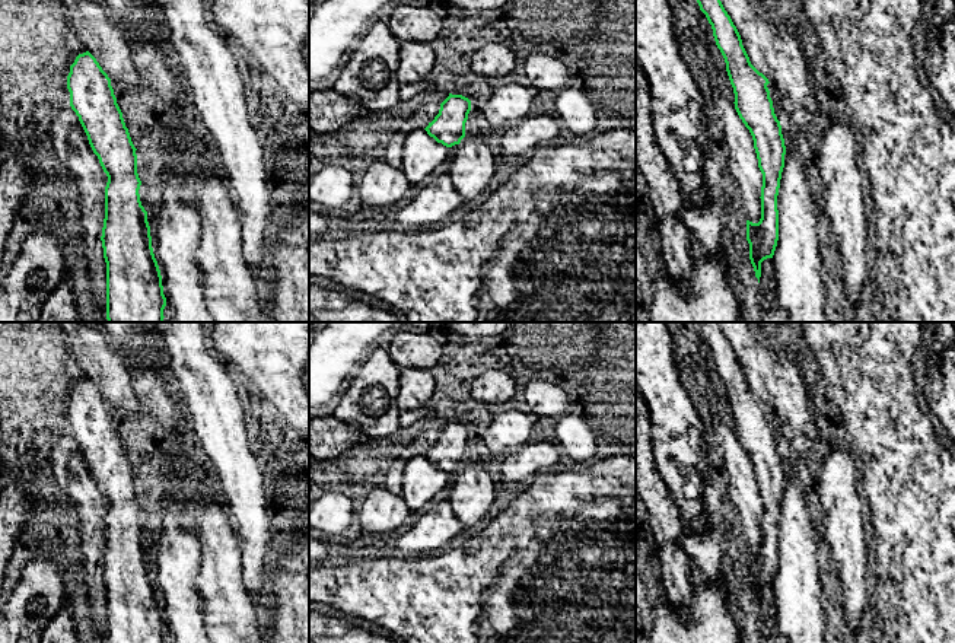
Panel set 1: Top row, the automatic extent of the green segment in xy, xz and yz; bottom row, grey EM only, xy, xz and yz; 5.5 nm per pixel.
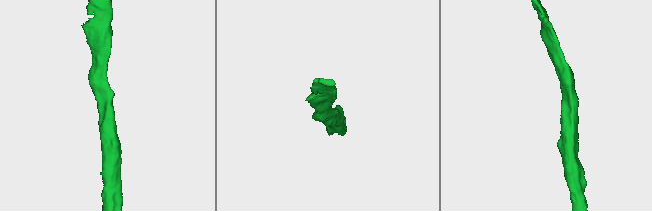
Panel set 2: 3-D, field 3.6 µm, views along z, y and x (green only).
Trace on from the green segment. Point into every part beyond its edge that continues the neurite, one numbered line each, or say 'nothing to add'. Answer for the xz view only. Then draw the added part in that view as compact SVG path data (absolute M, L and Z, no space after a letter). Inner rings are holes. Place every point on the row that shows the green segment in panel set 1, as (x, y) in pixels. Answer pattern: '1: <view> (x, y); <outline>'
nothing to add

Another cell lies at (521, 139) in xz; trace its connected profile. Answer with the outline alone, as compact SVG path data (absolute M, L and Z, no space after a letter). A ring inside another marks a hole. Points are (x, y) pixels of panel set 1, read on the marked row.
M529 115L512 125L494 139L499 155L529 156L537 147L558 140L561 124L556 115Z

